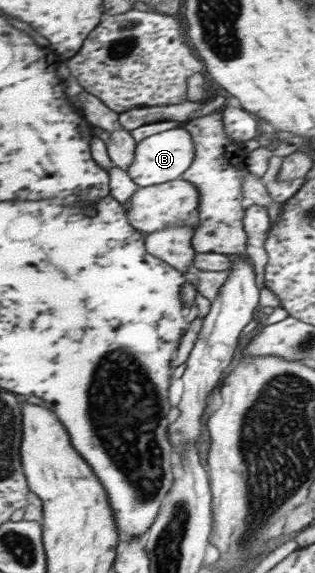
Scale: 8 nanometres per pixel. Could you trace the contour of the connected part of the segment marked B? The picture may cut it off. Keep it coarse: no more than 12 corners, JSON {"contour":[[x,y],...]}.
{"contour":[[180,127],[142,139],[128,172],[136,187],[180,179],[197,148]]}

